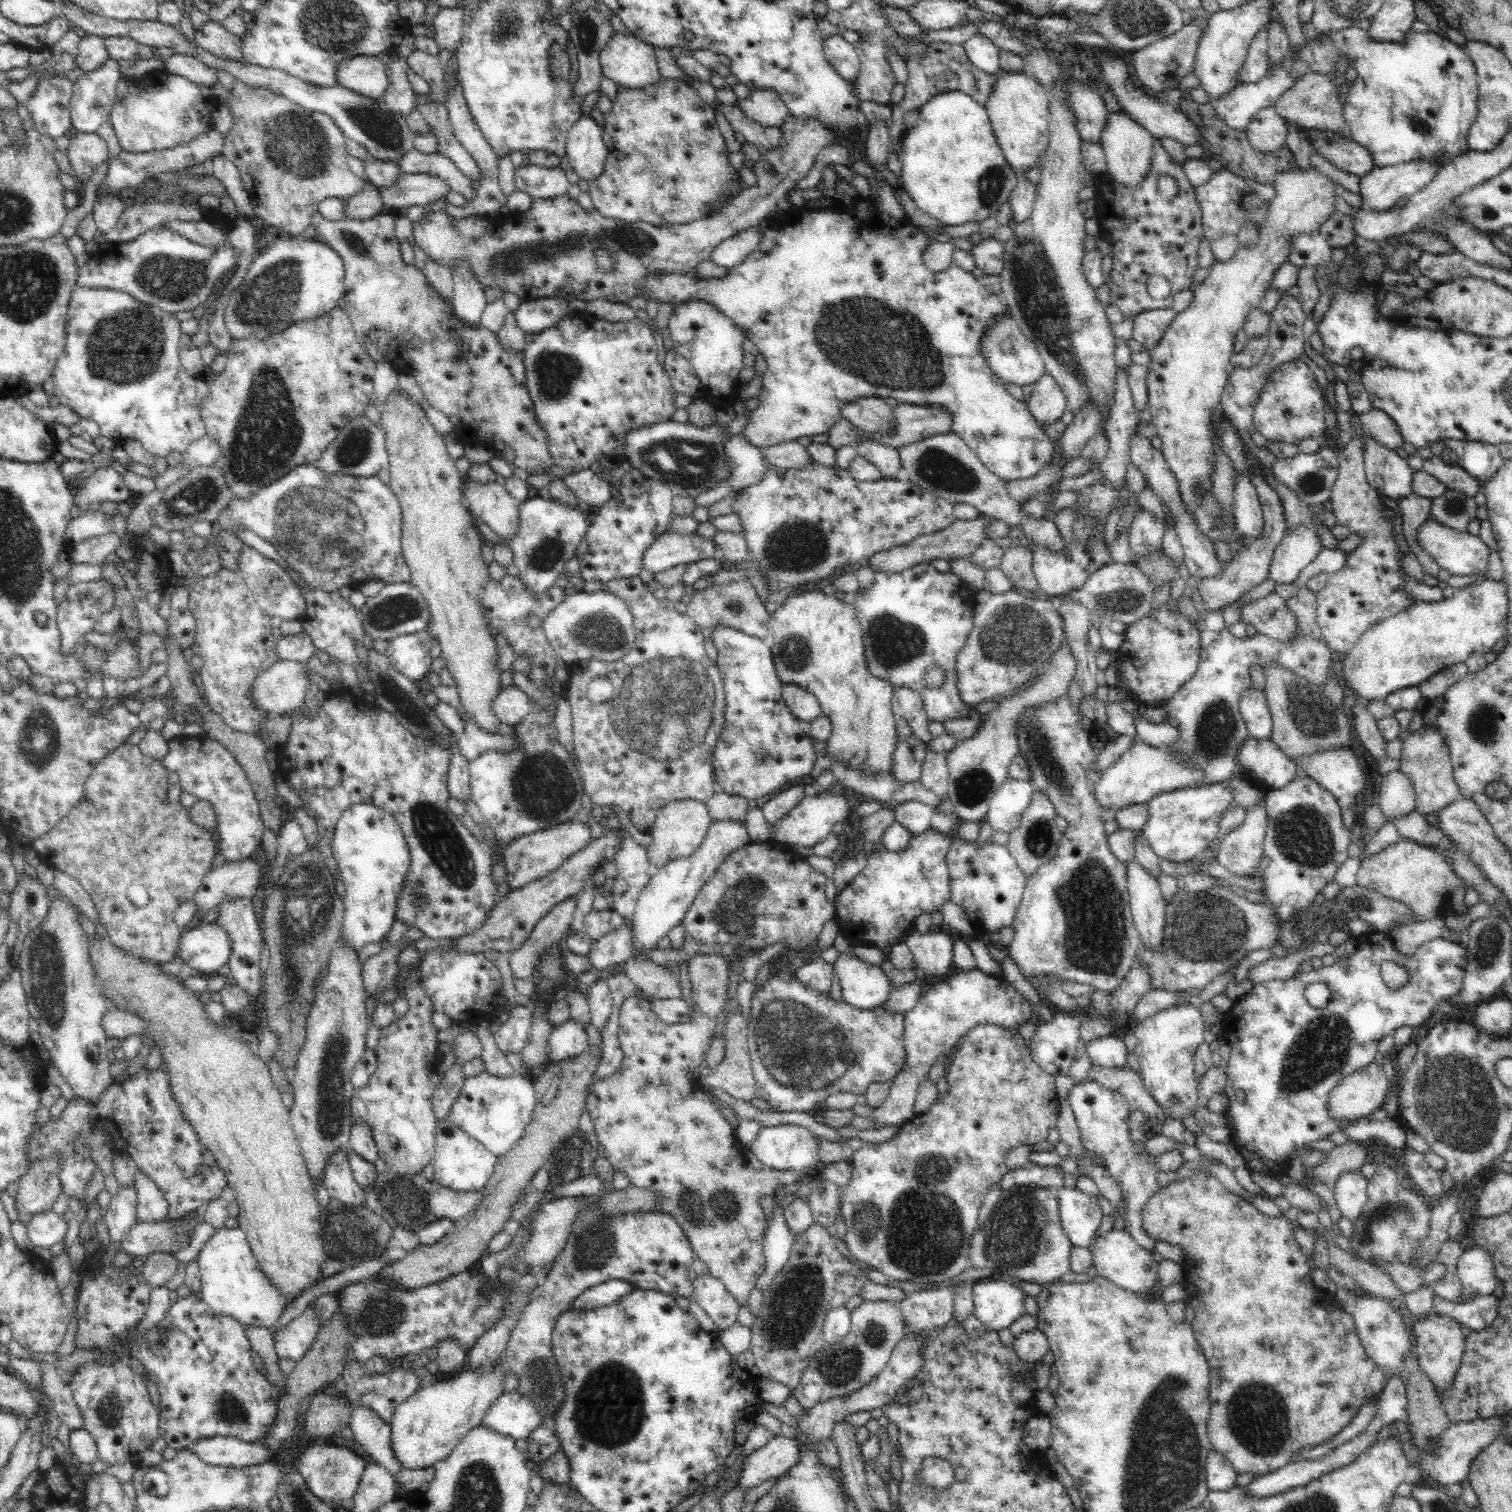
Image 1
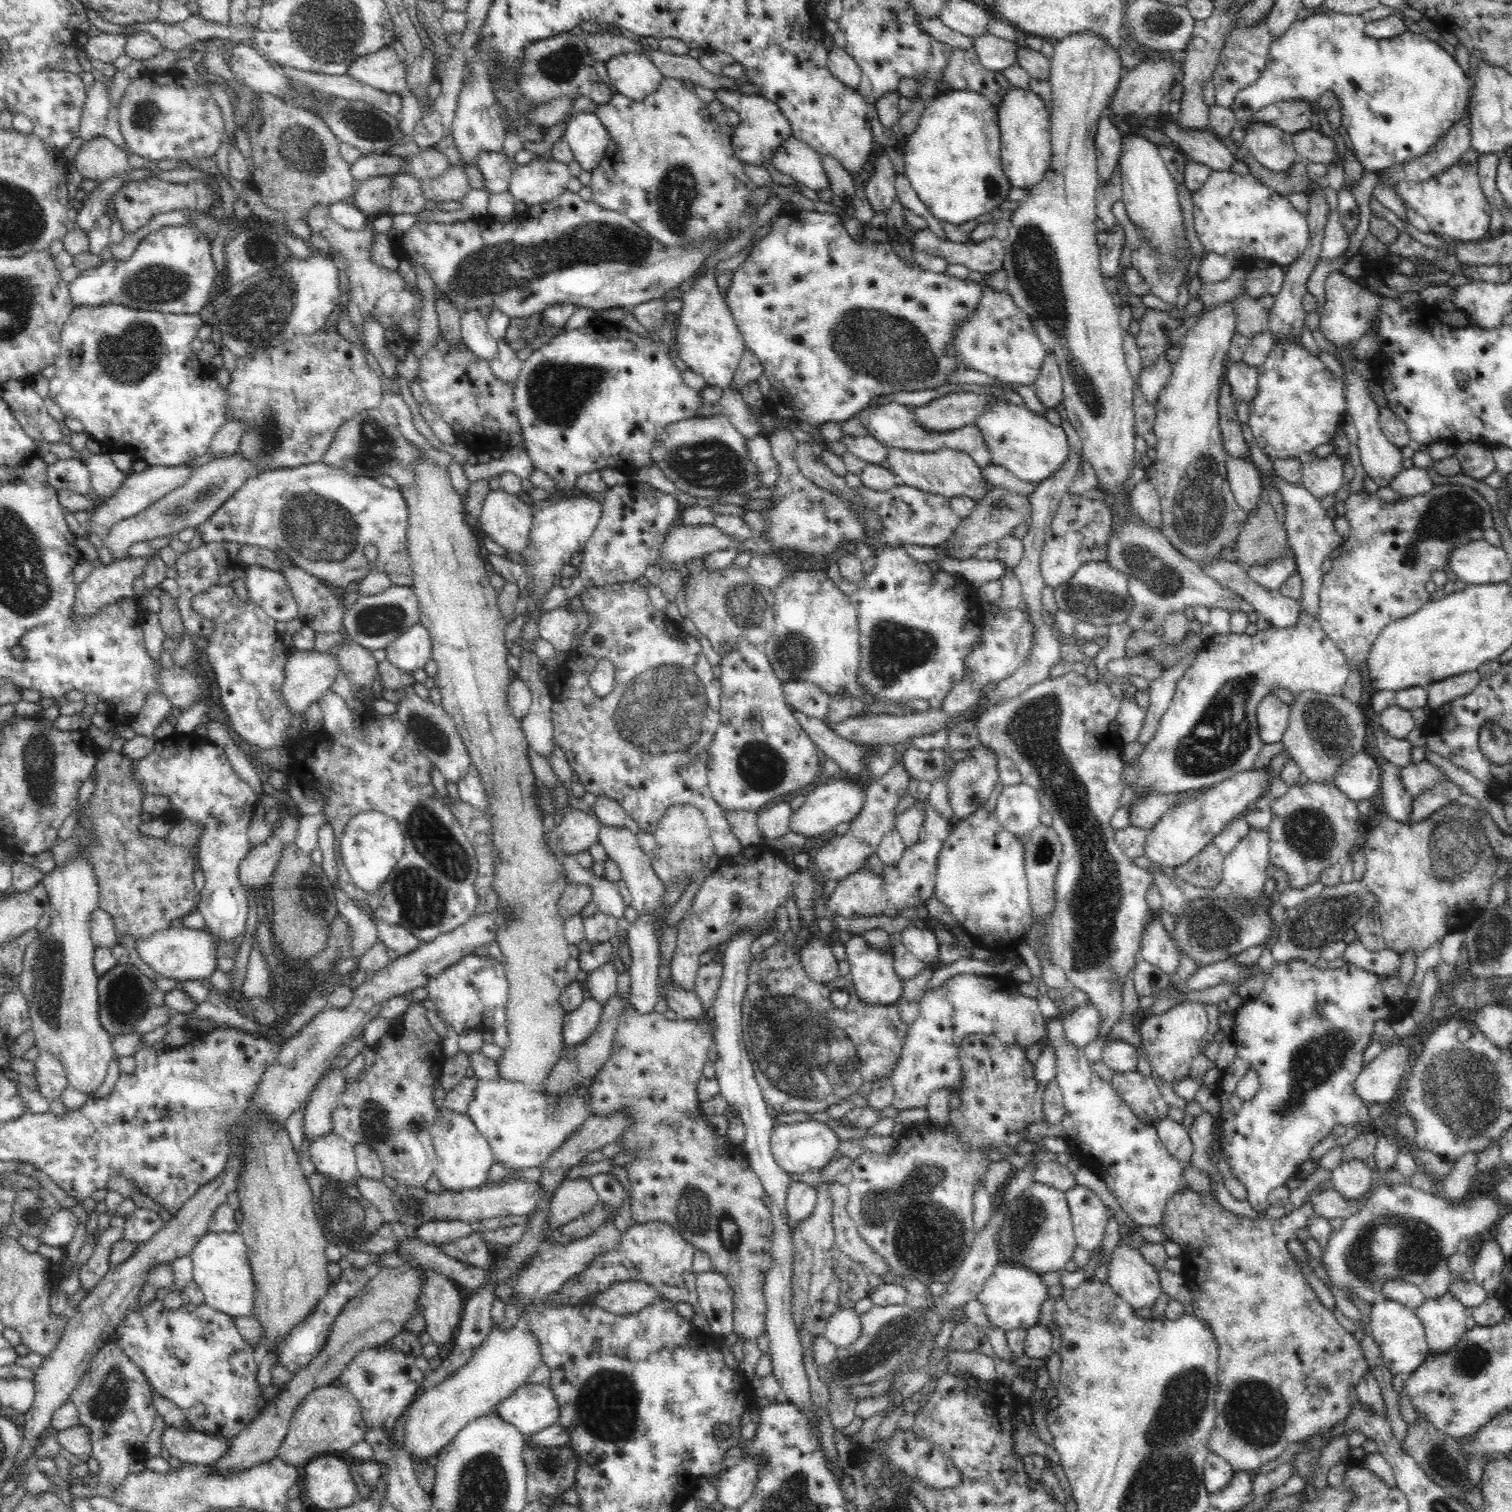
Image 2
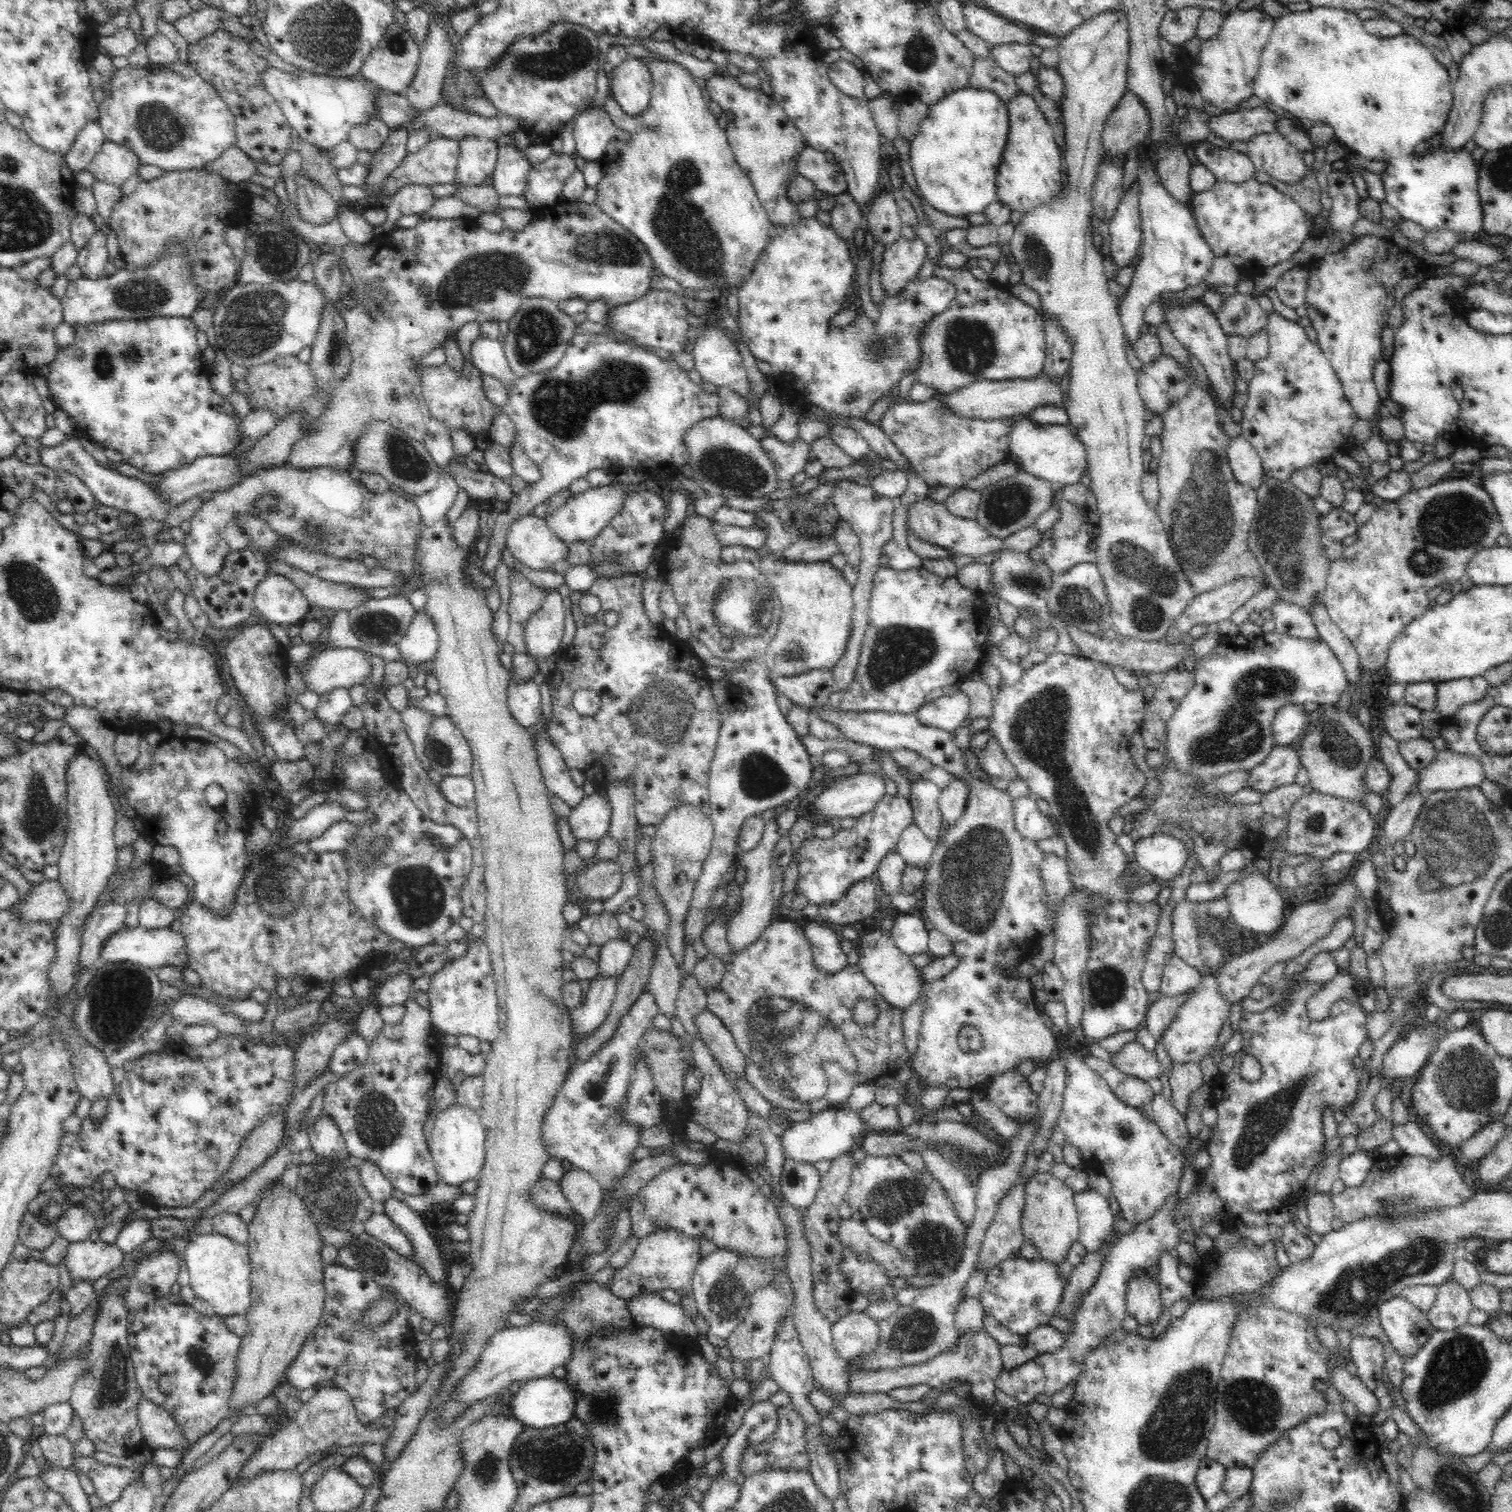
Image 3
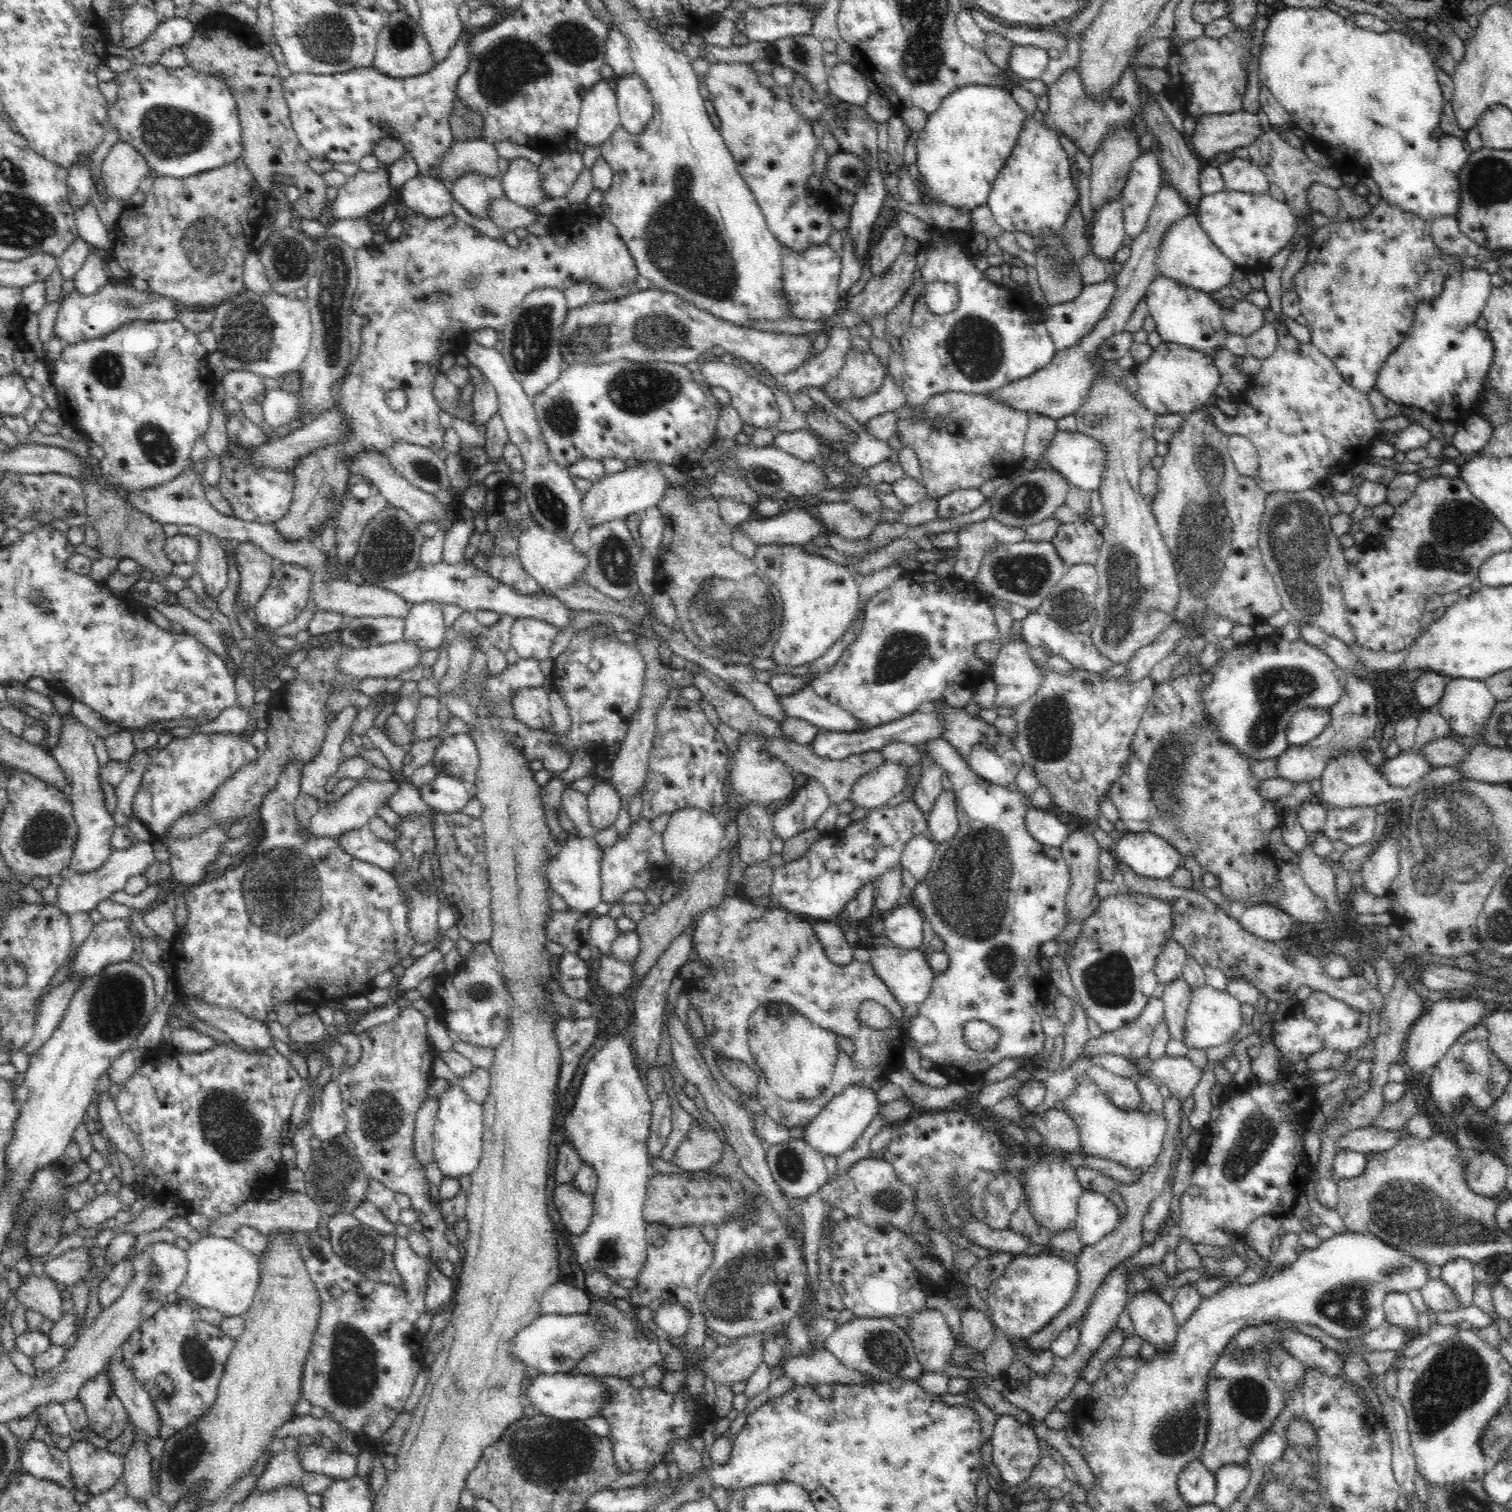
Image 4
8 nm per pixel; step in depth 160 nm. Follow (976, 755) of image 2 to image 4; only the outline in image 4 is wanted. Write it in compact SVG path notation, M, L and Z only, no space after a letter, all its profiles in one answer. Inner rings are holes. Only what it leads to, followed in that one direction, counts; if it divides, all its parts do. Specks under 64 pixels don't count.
M952 790L942 791L927 816L928 837L936 844L951 839L959 829L957 804Z

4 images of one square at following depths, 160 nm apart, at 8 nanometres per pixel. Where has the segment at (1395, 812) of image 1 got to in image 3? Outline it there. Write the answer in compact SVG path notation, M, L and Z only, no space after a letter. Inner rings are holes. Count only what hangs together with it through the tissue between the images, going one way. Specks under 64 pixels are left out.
M1439 750L1428 766L1418 769L1418 794L1424 796L1436 790L1458 790L1479 786L1486 780L1482 763L1475 757L1453 750Z

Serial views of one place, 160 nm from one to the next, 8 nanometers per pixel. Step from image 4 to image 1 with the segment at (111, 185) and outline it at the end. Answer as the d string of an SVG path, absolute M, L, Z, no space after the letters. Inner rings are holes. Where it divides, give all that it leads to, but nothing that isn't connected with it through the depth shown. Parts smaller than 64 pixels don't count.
M78 133L70 141L66 153L70 167L78 178L87 181L92 178L98 166L104 164L110 155L106 141L97 133Z

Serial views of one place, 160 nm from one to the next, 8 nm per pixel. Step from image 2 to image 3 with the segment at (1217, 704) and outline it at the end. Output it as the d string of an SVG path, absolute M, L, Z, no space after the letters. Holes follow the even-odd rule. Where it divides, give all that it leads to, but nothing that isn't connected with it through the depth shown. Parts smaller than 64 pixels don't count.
M1240 632L1223 636L1222 642L1215 648L1214 652L1201 661L1195 664L1195 685L1188 691L1188 694L1181 700L1179 707L1175 713L1170 717L1168 722L1167 741L1165 748L1167 754L1175 762L1175 765L1182 772L1189 772L1198 778L1212 778L1212 776L1222 776L1223 774L1236 771L1236 770L1252 770L1258 766L1269 754L1270 751L1277 745L1274 740L1273 733L1275 714L1280 710L1280 707L1293 704L1304 705L1307 702L1317 703L1319 706L1334 705L1335 702L1340 700L1342 692L1348 686L1348 679L1344 673L1344 667L1338 660L1338 657L1333 653L1333 650L1324 641L1312 641L1296 638L1280 632L1263 633L1252 639L1247 639Z

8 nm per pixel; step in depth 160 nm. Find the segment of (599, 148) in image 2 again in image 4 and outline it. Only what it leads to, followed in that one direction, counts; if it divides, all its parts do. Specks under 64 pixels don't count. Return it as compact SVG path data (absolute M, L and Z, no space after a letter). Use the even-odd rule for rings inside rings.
M603 78L584 96L575 137L587 147L606 145L620 124L613 82Z

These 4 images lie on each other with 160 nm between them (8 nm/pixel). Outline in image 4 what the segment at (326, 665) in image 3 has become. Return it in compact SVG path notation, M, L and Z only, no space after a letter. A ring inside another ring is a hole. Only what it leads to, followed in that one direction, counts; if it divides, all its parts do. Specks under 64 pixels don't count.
M400 638L388 644L344 649L337 665L354 678L397 677L401 672L420 666L422 654L417 644Z

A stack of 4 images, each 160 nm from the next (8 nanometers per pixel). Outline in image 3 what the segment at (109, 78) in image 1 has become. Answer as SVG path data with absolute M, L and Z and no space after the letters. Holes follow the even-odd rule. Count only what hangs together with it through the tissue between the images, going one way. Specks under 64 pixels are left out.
M99 119L90 121L73 141L70 150L65 154L65 161L70 176L75 178L76 174L85 171L90 162L100 152L105 138L99 125Z

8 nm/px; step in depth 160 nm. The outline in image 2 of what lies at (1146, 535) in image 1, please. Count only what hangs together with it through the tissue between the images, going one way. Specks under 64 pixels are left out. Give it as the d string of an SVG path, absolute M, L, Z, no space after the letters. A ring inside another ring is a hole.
M1143 479L1131 491L1132 507L1136 516L1142 519L1144 525L1150 527L1161 526L1162 504L1160 497L1150 479Z

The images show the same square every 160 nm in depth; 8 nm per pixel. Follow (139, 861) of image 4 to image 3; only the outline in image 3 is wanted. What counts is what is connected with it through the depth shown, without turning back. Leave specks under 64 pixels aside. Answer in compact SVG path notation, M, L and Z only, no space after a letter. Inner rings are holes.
M45 879L35 885L24 900L17 902L19 916L28 923L60 920L71 909L71 894L60 884L58 879Z

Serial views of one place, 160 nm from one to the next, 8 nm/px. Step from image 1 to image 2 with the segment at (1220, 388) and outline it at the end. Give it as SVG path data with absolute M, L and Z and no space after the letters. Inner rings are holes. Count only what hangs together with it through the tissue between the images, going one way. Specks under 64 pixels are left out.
M1232 301L1225 305L1214 307L1203 314L1194 327L1188 330L1186 336L1176 344L1182 350L1180 358L1172 365L1172 374L1156 401L1156 418L1153 432L1158 443L1157 458L1154 462L1154 476L1151 478L1162 504L1160 531L1162 531L1172 546L1182 555L1194 561L1204 570L1214 559L1224 559L1239 563L1236 546L1238 535L1246 523L1248 513L1238 505L1238 501L1228 484L1227 456L1224 440L1219 427L1219 392L1218 386L1222 374L1227 369L1228 348L1230 340L1236 333L1236 317L1232 309Z

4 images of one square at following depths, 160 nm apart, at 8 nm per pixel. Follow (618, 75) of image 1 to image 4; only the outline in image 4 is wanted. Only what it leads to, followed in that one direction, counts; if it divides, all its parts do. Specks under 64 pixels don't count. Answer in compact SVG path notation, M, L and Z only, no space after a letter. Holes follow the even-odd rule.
M638 73L615 77L613 85L617 97L623 130L639 135L654 116L653 95Z

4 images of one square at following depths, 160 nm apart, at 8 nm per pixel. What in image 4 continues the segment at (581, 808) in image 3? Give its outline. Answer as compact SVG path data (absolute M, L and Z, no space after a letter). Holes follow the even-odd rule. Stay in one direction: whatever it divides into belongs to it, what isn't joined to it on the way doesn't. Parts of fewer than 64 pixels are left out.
M609 779L596 784L587 794L591 825L598 831L616 822L622 806L620 795Z

